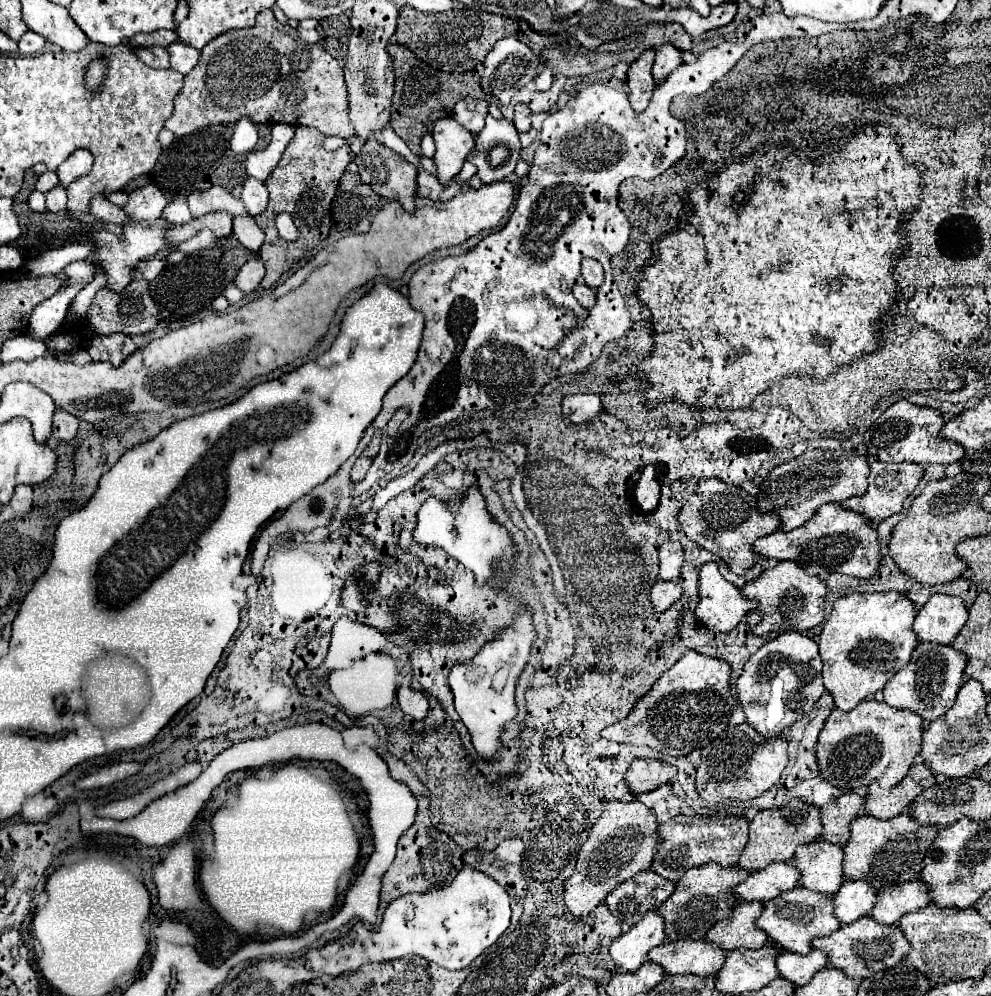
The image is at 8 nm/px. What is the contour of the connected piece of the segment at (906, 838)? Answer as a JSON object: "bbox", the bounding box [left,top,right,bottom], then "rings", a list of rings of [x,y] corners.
{"bbox":[844,814,938,890],"rings":[[[864,814],[852,822],[852,836],[844,846],[844,876],[848,880],[866,880],[878,890],[916,880],[920,868],[924,868],[924,852],[928,852],[936,836],[938,828],[934,824],[916,824],[908,814],[890,820],[876,820]]]}

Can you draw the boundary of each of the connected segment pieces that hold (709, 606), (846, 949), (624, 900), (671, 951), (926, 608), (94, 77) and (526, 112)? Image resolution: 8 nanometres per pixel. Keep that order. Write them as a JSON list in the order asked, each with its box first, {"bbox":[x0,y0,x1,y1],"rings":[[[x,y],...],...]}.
[{"bbox":[696,562,756,632],"rings":[[[716,562],[700,568],[700,604],[696,616],[706,628],[730,632],[752,608],[756,608],[756,600],[740,596],[740,588],[720,574]]]},{"bbox":[812,916,912,978],"rings":[[[864,916],[862,920],[856,920],[848,926],[842,926],[830,936],[814,938],[812,944],[814,948],[824,950],[830,956],[828,966],[844,970],[846,976],[850,978],[868,978],[884,968],[892,968],[900,964],[904,956],[908,956],[908,948],[912,948],[904,932],[900,932],[900,928],[888,924],[876,924],[876,920],[872,920],[870,916]]]},{"bbox":[606,870,674,926],"rings":[[[644,870],[632,880],[620,884],[620,888],[612,890],[606,896],[606,904],[622,924],[632,926],[640,922],[640,916],[646,912],[660,908],[660,904],[664,904],[672,892],[674,882],[662,878],[652,870]]]},{"bbox":[648,940,726,974],"rings":[[[672,940],[648,952],[648,960],[660,964],[668,974],[716,974],[726,952],[708,940]]]},{"bbox":[914,594,968,644],"rings":[[[932,594],[914,620],[914,632],[922,642],[950,644],[968,620],[968,608],[958,596]]]},{"bbox":[86,60,106,88],"rings":[[[94,60],[88,66],[88,72],[86,72],[86,86],[88,88],[98,88],[102,84],[102,80],[104,80],[104,72],[106,72],[104,60]]]},{"bbox":[514,104,532,132],"rings":[[[516,104],[514,108],[514,124],[518,132],[528,132],[530,130],[530,120],[532,120],[532,112],[526,104]]]}]

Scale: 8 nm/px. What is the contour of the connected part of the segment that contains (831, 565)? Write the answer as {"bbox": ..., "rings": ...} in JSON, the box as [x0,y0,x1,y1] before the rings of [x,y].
{"bbox":[752,502,882,578],"rings":[[[836,502],[820,506],[812,520],[808,520],[804,526],[794,528],[792,532],[776,530],[770,536],[758,538],[752,546],[762,558],[798,562],[810,576],[840,572],[856,578],[868,578],[876,574],[876,568],[880,568],[882,556],[880,536],[876,528],[872,528],[872,522],[864,522],[864,516],[856,516],[856,512],[848,512],[848,508]]]}

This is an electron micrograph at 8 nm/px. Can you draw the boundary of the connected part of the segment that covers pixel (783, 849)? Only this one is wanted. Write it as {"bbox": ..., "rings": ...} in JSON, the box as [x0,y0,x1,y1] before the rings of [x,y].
{"bbox":[738,798,820,870],"rings":[[[794,798],[782,808],[760,810],[750,822],[750,840],[738,860],[744,870],[760,870],[772,862],[790,862],[800,844],[808,844],[820,838],[820,808],[808,804],[804,798]]]}

